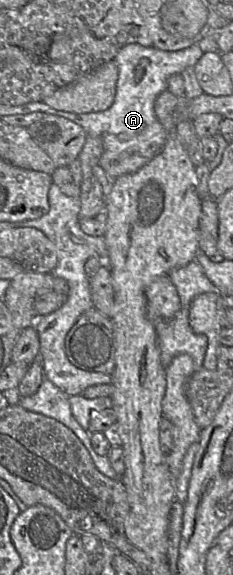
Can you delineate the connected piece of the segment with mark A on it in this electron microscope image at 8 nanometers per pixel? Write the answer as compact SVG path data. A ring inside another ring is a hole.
M137 43L128 44L113 59L118 66L119 75L112 106L100 112L66 112L66 119L80 125L87 136L98 136L102 139L104 151L99 166L111 182L122 175L138 171L162 151L170 133L156 117L155 100L160 93L167 90L170 76L194 67L203 54L198 44L179 51L163 51Z

